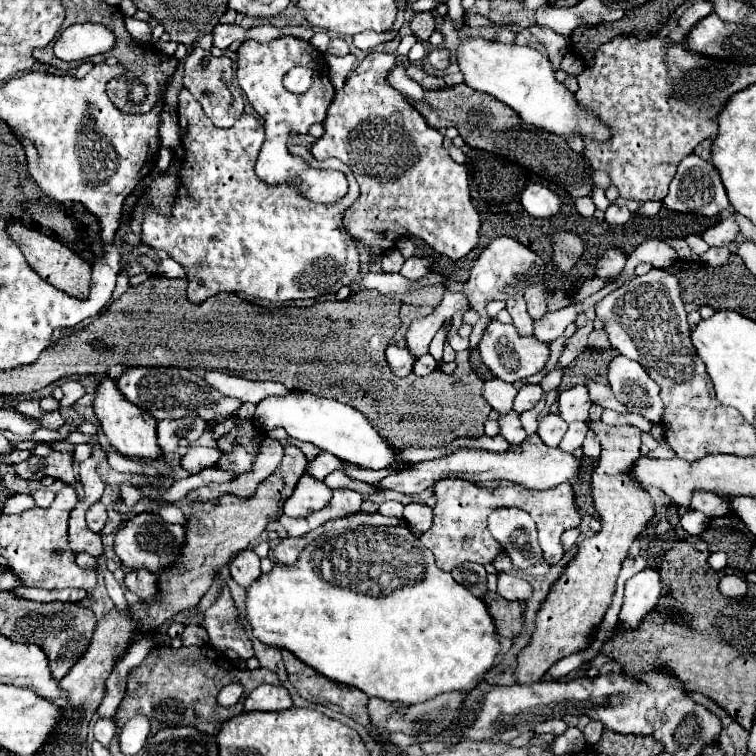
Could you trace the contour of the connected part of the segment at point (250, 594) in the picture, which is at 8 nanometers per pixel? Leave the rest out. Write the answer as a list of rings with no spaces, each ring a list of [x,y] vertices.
[[[378,527],[378,529],[342,529],[342,531],[328,531],[314,539],[304,551],[302,557],[292,565],[274,565],[270,573],[264,573],[254,581],[254,585],[246,591],[246,621],[252,625],[252,635],[266,645],[274,645],[280,649],[292,651],[300,661],[330,677],[332,681],[342,681],[346,685],[358,687],[370,697],[380,697],[384,701],[402,701],[402,703],[424,703],[442,693],[450,691],[470,691],[474,685],[482,683],[486,673],[494,667],[494,659],[500,653],[500,641],[496,639],[496,625],[488,613],[488,607],[482,599],[474,597],[466,591],[464,585],[456,583],[454,577],[442,569],[438,569],[434,555],[430,549],[422,545],[422,541],[406,527]]]

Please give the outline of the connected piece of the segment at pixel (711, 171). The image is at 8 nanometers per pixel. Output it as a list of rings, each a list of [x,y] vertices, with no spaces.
[[[696,153],[686,155],[676,169],[676,177],[672,181],[672,187],[664,199],[666,207],[680,213],[694,213],[694,215],[718,215],[730,207],[722,179],[718,169],[710,163],[698,157]]]

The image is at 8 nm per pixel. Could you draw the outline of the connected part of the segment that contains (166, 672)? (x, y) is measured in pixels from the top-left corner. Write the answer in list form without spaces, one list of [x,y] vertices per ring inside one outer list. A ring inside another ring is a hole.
[[[158,645],[148,653],[144,663],[140,663],[128,673],[126,701],[122,701],[122,717],[118,717],[118,723],[124,725],[128,719],[136,715],[146,715],[152,721],[152,733],[166,727],[188,725],[202,729],[204,733],[216,735],[220,733],[222,723],[242,713],[242,705],[248,693],[264,683],[284,685],[270,669],[264,667],[258,667],[254,671],[240,669],[224,653],[208,645],[180,649],[174,649],[170,645]],[[230,683],[240,683],[244,687],[244,693],[234,707],[222,707],[216,697],[220,689]]]

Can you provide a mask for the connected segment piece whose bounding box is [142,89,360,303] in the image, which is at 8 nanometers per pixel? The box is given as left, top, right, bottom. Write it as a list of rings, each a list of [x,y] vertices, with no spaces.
[[[188,89],[178,95],[178,117],[182,129],[182,143],[188,147],[186,161],[180,171],[180,191],[178,201],[172,207],[172,217],[164,217],[158,211],[148,209],[142,223],[142,241],[154,249],[164,249],[172,259],[188,267],[188,297],[194,303],[202,303],[220,291],[242,291],[252,297],[268,301],[286,299],[312,299],[322,295],[332,295],[344,285],[360,279],[360,253],[356,241],[348,231],[344,231],[343,214],[360,194],[359,185],[348,165],[338,159],[318,161],[312,157],[304,145],[291,145],[292,155],[302,157],[312,168],[338,169],[346,175],[349,183],[347,194],[336,203],[324,205],[309,201],[298,191],[297,183],[268,185],[258,181],[254,173],[254,163],[265,139],[264,128],[256,117],[242,115],[238,123],[230,129],[216,127],[200,107],[200,101],[192,97]]]

